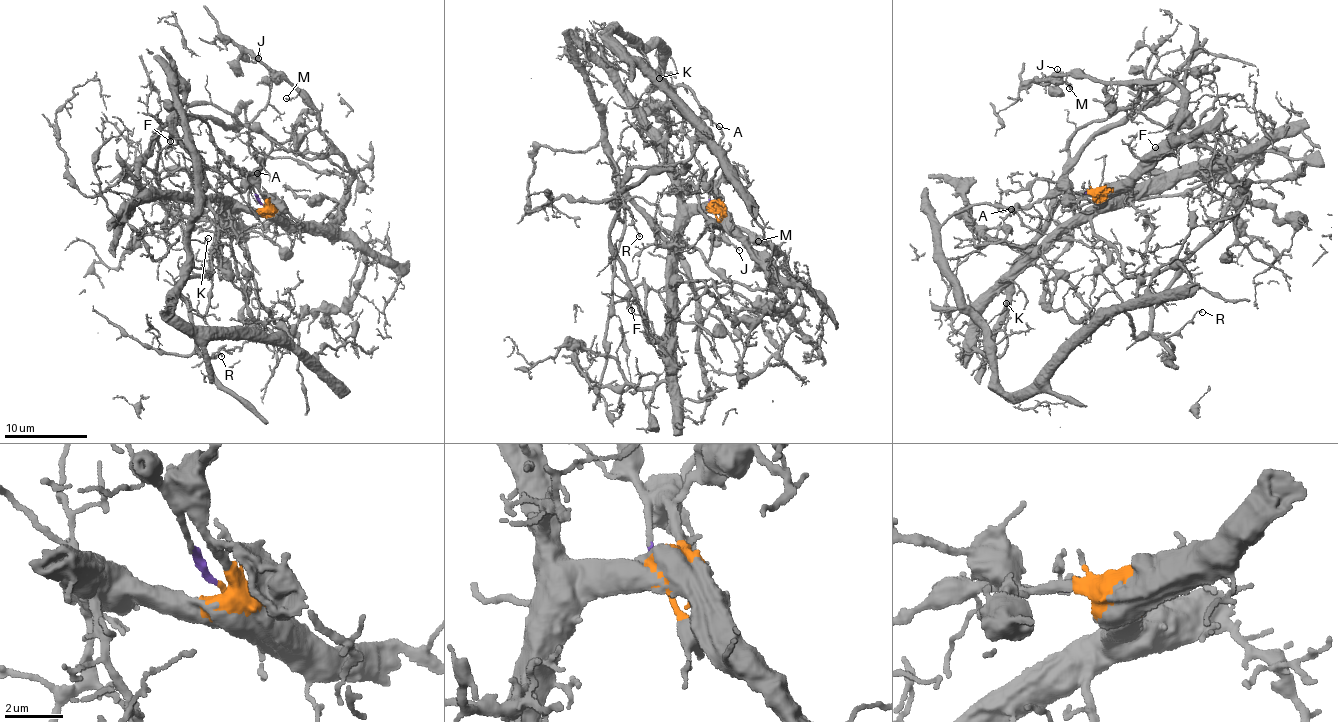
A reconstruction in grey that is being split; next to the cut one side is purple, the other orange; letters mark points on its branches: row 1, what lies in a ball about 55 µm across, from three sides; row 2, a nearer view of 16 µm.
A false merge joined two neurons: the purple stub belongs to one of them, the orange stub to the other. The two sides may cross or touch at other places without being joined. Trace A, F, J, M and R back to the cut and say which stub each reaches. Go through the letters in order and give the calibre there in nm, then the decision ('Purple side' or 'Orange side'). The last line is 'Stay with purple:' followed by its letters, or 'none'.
A: Thickness 140 nm. Orange side
F: Thickness 130 nm. Orange side
J: Thickness 160 nm. Orange side
M: Thickness 140 nm. Orange side
R: Thickness 100 nm. Orange side
Stay with purple: none

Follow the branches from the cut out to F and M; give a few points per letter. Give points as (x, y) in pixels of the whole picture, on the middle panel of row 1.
F: (714, 210), (695, 211), (674, 251), (669, 318), (660, 336), (648, 330), (646, 285), (628, 299), (631, 310)
M: (714, 210), (717, 223), (772, 276), (792, 319), (801, 315), (785, 255), (758, 242)

